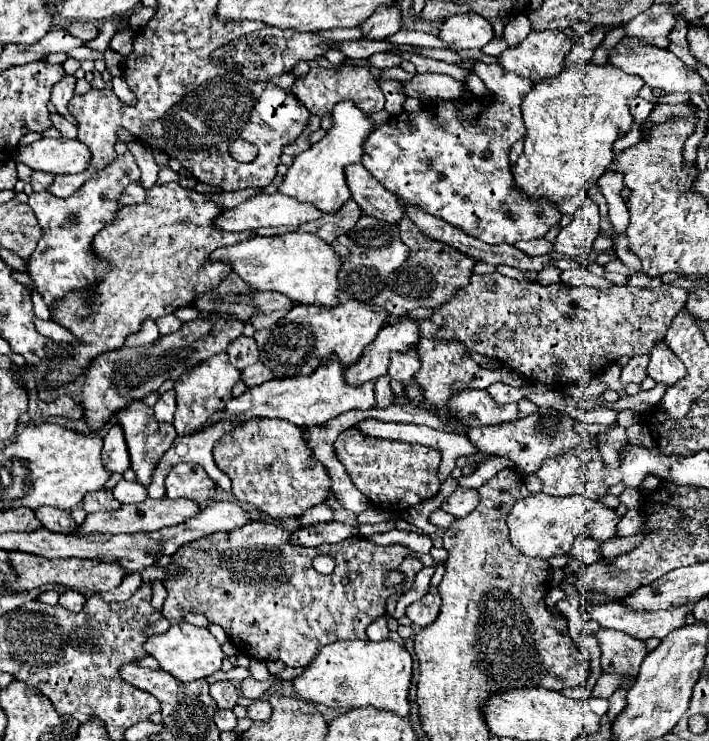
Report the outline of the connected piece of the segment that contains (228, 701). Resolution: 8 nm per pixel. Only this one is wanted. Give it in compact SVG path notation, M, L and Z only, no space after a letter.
M217 681L211 685L209 691L221 709L233 709L237 705L239 695L237 695L237 689L231 681Z

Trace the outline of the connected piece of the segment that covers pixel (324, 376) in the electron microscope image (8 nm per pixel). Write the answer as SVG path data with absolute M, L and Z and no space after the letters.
M327 361L327 365L319 365L311 377L283 377L251 387L243 395L233 397L227 403L225 413L217 413L209 425L225 417L235 417L241 423L249 421L251 417L277 417L287 419L299 427L313 427L327 423L329 419L351 409L373 409L377 381L369 381L367 385L347 385L347 381L343 381L343 371L345 369L339 365L339 361Z

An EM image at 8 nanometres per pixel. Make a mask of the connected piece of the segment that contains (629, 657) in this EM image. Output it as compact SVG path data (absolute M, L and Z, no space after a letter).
M601 627L593 633L601 647L601 669L603 673L617 673L625 679L621 681L619 689L629 689L633 679L639 673L639 665L647 655L645 641L639 641L623 631L613 631Z

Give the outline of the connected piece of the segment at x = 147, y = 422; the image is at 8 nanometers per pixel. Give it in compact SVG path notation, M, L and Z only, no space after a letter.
M143 399L131 401L131 405L127 409L121 409L117 413L117 417L119 417L119 425L125 431L127 449L129 449L129 455L131 455L131 467L137 473L137 481L141 485L149 485L149 479L151 479L151 473L153 473L155 465L163 457L163 453L169 449L169 445L173 443L173 439L175 439L177 433L175 433L175 429L173 429L171 423L159 423L159 421L155 421L153 409Z

